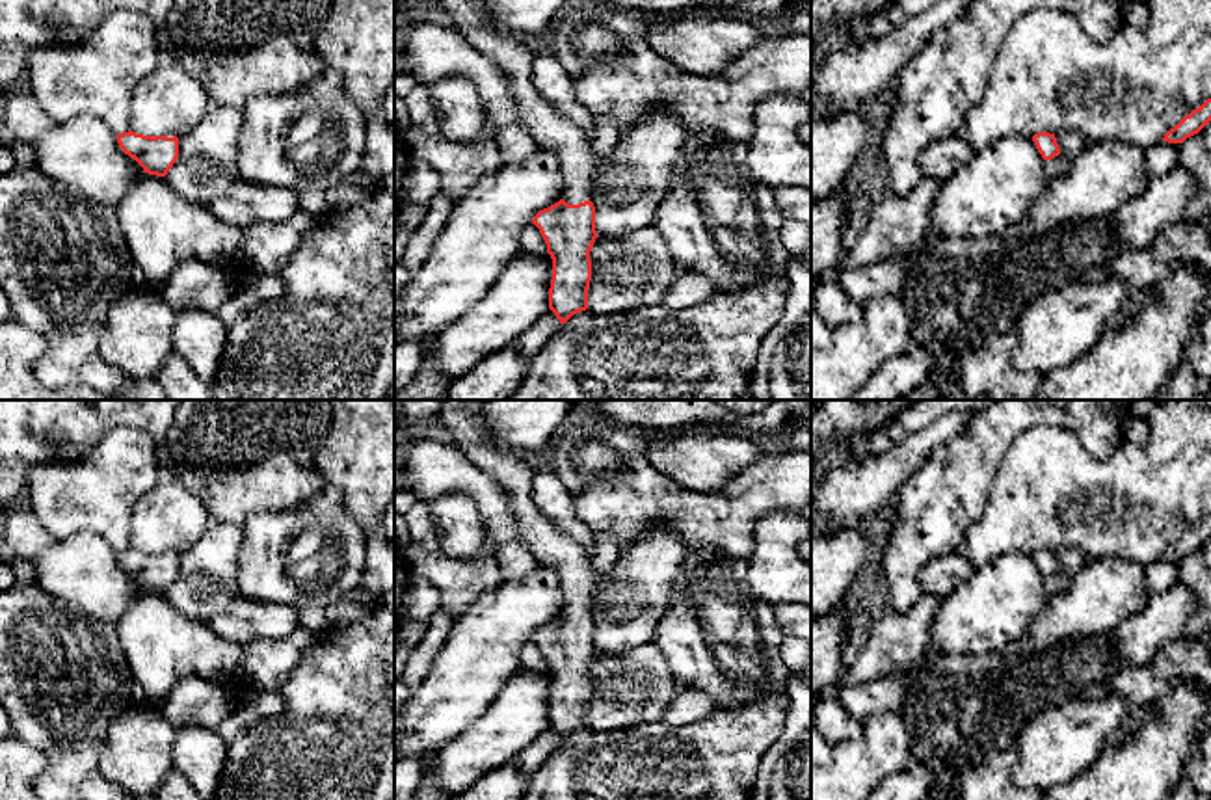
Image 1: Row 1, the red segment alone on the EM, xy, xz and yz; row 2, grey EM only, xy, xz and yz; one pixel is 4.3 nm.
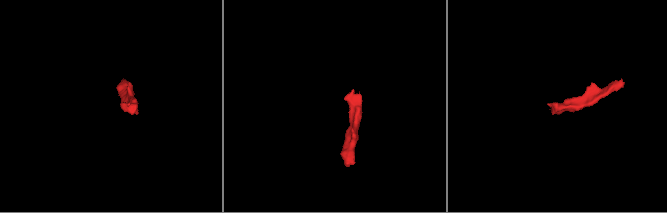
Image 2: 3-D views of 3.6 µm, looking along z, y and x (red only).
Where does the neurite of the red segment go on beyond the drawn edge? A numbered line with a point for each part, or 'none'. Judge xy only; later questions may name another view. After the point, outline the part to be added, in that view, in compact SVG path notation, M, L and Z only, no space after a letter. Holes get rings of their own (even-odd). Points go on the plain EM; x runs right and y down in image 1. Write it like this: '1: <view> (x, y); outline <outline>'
none

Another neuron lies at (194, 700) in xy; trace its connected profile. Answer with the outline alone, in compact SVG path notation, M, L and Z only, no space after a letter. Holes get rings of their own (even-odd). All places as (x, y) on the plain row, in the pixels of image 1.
M190 675L182 677L156 709L175 729L197 726L216 731L223 720L240 711L242 703L244 694L231 687Z

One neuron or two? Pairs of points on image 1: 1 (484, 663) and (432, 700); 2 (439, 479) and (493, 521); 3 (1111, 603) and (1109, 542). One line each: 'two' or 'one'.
1: one
2: one
3: two

